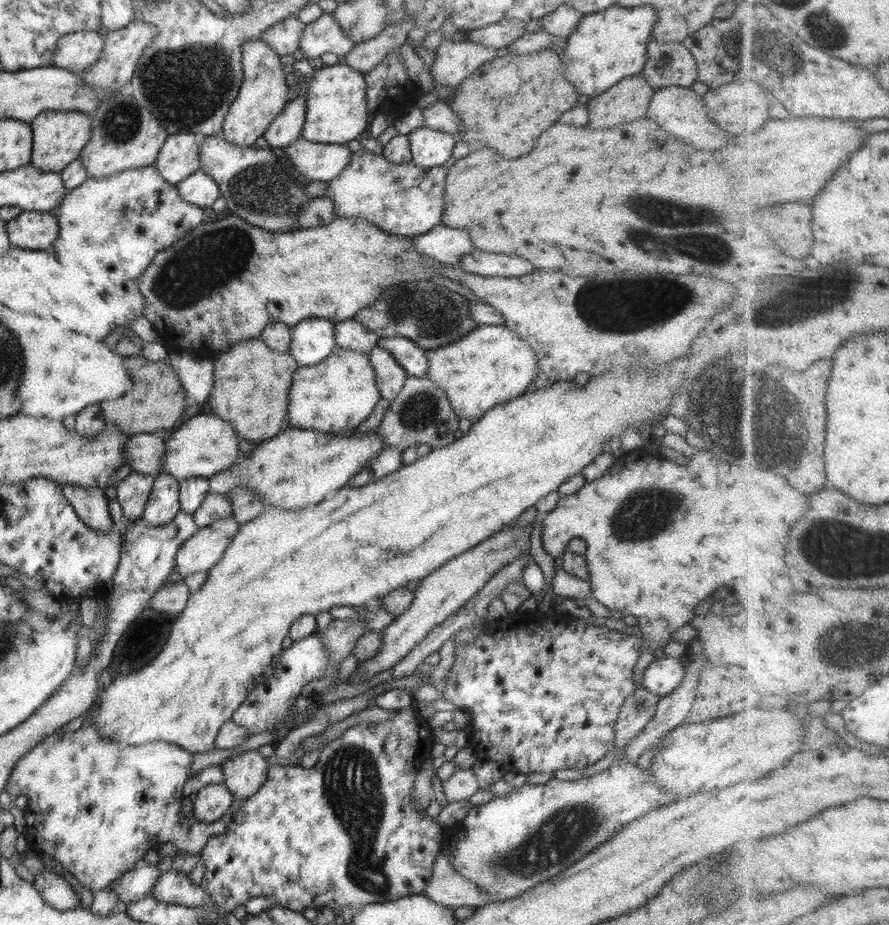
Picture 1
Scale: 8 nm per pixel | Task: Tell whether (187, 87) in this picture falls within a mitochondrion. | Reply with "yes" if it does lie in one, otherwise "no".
yes

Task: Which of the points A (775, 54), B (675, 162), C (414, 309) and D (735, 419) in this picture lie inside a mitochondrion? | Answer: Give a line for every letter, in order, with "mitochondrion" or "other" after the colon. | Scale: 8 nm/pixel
A: mitochondrion
B: other
C: mitochondrion
D: mitochondrion

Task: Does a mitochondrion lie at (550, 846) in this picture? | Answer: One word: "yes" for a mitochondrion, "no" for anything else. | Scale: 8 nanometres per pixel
yes

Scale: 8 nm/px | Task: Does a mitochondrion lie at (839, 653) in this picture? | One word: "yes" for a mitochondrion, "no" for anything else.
yes

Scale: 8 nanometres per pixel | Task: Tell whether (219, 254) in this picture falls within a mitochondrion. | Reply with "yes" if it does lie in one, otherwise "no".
yes

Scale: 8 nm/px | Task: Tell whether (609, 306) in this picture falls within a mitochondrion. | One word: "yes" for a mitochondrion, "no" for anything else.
yes

